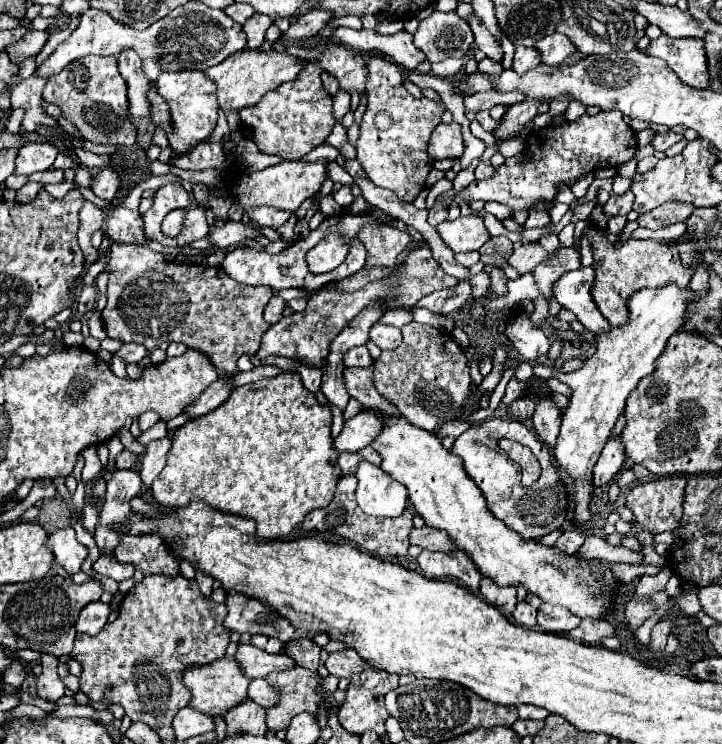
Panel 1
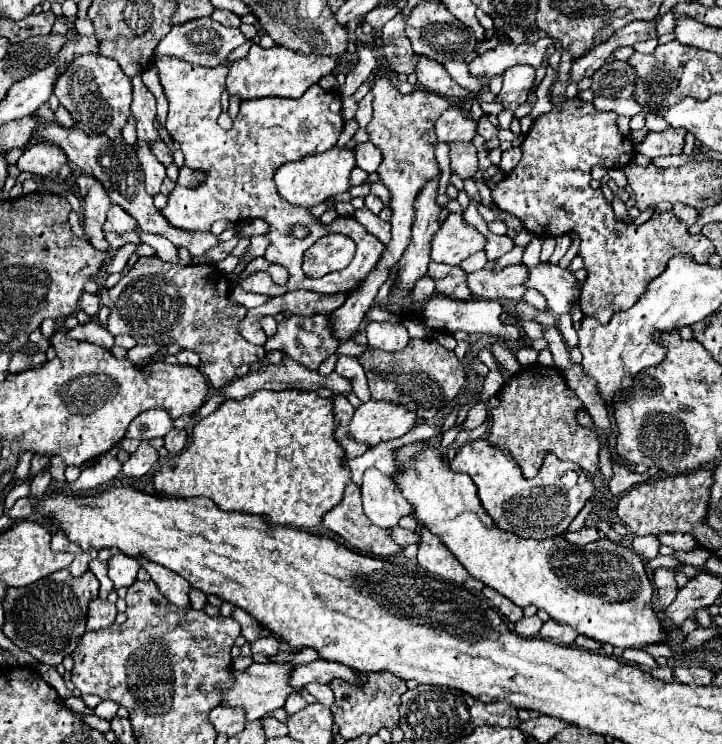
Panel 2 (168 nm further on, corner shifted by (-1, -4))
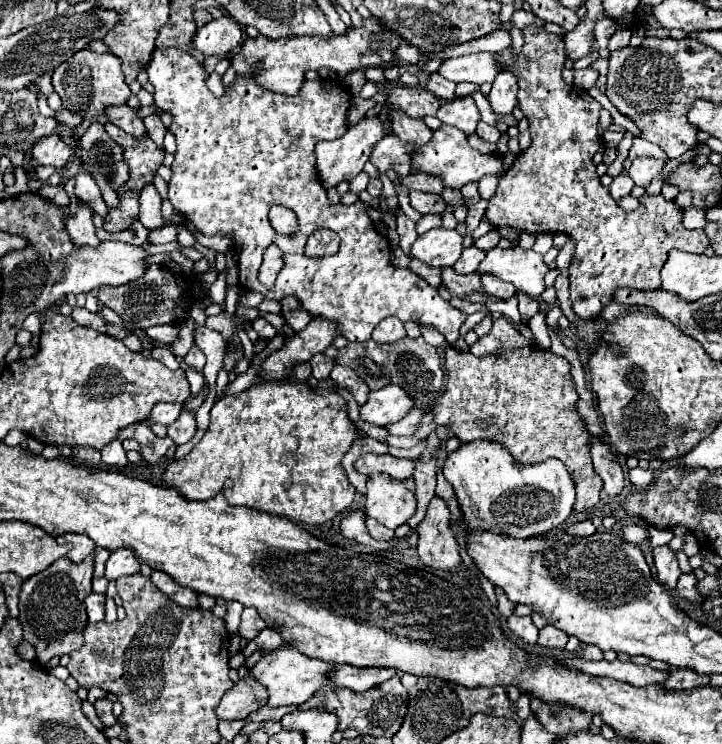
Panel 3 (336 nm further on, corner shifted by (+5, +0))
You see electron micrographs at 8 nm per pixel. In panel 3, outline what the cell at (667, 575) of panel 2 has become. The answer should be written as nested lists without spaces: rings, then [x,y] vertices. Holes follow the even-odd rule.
[[[657,546],[653,550],[653,560],[655,560],[659,582],[673,590],[677,586],[679,576],[681,576],[681,570],[679,570],[677,558],[675,558],[675,552],[669,546]]]

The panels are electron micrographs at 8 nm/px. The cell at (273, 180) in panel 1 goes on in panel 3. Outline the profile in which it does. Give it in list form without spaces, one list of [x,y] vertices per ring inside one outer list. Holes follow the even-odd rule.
[[[373,116],[373,118],[361,118],[355,126],[351,126],[347,130],[345,136],[331,140],[331,142],[319,142],[315,156],[317,156],[317,168],[319,168],[319,178],[323,182],[325,188],[337,186],[341,180],[353,180],[365,166],[365,162],[371,158],[371,150],[373,146],[385,138],[387,132],[383,128],[383,122]]]

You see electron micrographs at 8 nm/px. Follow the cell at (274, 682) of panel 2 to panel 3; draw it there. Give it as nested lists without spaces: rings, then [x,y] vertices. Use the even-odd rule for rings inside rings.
[[[283,644],[281,648],[267,652],[251,670],[249,674],[265,684],[265,688],[269,690],[269,706],[283,706],[283,704],[303,704],[307,702],[315,692],[319,692],[321,688],[329,686],[329,688],[337,688],[337,684],[329,678],[329,674],[335,670],[333,664],[317,660],[317,658],[307,658],[303,656],[297,648]]]

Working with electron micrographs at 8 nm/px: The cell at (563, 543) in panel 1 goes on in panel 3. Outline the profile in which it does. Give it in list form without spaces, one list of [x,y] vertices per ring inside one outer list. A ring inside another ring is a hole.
[[[591,520],[577,522],[577,524],[571,524],[571,526],[567,528],[567,534],[571,534],[571,536],[591,536],[591,534],[595,534],[595,532],[597,532],[597,528],[593,526]]]

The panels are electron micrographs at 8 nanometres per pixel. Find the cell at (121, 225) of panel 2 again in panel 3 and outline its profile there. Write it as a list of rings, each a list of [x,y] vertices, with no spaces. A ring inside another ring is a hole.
[[[81,170],[77,176],[75,176],[75,194],[85,200],[97,214],[101,216],[107,216],[109,212],[109,206],[105,204],[95,180],[91,178],[91,174],[87,170]]]

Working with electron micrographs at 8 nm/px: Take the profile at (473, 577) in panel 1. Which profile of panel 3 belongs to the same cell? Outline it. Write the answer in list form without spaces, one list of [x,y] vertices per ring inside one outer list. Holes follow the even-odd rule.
[[[441,498],[429,502],[423,522],[417,526],[419,558],[435,570],[451,570],[461,564],[457,540],[449,528],[449,508]]]

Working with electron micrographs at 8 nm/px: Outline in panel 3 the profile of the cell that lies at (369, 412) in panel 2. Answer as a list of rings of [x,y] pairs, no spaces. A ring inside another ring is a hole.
[[[389,384],[369,394],[367,404],[361,406],[361,418],[365,422],[385,426],[401,420],[409,412],[409,408],[413,408],[413,400],[409,398],[409,394],[401,386]]]

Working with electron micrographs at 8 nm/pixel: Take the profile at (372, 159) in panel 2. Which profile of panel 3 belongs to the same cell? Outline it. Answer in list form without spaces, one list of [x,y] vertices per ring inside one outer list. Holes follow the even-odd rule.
[[[385,136],[375,148],[371,162],[379,168],[379,172],[393,170],[397,176],[409,174],[409,158],[413,154],[413,144],[399,140],[399,136]]]

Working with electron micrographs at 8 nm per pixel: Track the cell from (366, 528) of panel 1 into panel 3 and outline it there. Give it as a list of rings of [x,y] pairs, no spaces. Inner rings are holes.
[[[359,510],[353,512],[353,514],[349,514],[349,516],[341,522],[341,532],[343,532],[345,538],[355,540],[357,544],[367,544],[367,546],[373,544],[373,538],[371,538],[369,532],[365,530],[365,518],[363,518],[363,514],[359,514]]]

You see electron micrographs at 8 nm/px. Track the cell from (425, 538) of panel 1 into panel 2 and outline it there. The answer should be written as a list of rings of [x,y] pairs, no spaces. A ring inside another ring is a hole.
[[[395,526],[391,534],[393,534],[395,542],[397,542],[401,548],[405,548],[407,544],[419,544],[419,542],[421,542],[421,536],[419,536],[417,532],[409,532],[409,530],[403,530],[401,526]]]

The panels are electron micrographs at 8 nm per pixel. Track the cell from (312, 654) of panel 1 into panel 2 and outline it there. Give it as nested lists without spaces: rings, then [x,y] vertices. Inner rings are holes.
[[[309,683],[304,687],[316,700],[324,705],[326,708],[330,708],[334,701],[334,695],[328,685],[319,683]]]

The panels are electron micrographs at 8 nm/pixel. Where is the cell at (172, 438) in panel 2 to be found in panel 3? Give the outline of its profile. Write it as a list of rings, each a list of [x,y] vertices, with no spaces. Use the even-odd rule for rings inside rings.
[[[183,410],[181,418],[173,424],[169,424],[169,438],[175,444],[185,444],[189,442],[197,432],[197,420],[195,420],[195,412],[191,410]]]

